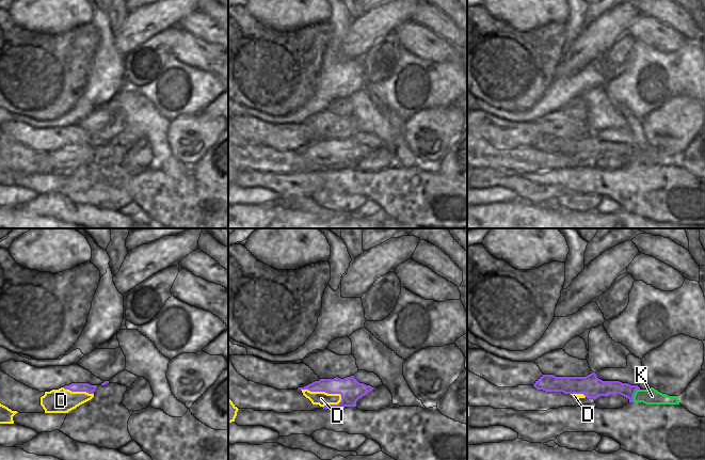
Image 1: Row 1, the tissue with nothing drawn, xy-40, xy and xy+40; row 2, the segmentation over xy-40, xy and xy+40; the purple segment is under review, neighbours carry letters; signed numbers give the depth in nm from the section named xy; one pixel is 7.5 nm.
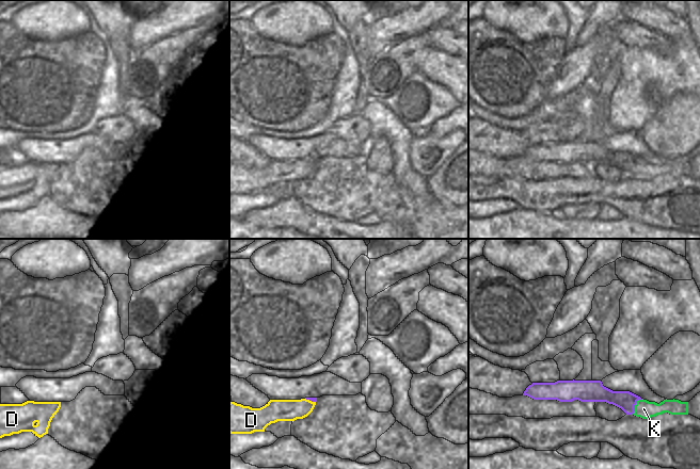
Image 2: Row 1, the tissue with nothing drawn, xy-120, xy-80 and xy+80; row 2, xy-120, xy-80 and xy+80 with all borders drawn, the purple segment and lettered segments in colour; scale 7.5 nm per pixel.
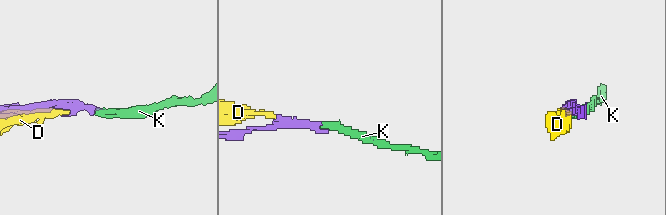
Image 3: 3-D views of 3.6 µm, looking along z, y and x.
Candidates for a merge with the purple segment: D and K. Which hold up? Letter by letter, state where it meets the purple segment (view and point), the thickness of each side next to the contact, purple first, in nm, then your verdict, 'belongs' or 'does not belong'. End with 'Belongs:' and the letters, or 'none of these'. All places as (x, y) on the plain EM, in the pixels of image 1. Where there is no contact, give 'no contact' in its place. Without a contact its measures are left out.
D: xy (323, 152) | 170/110 nm | does not belong
K: xy+40 (634, 155) | 110/120 nm | belongs
Belongs: K

